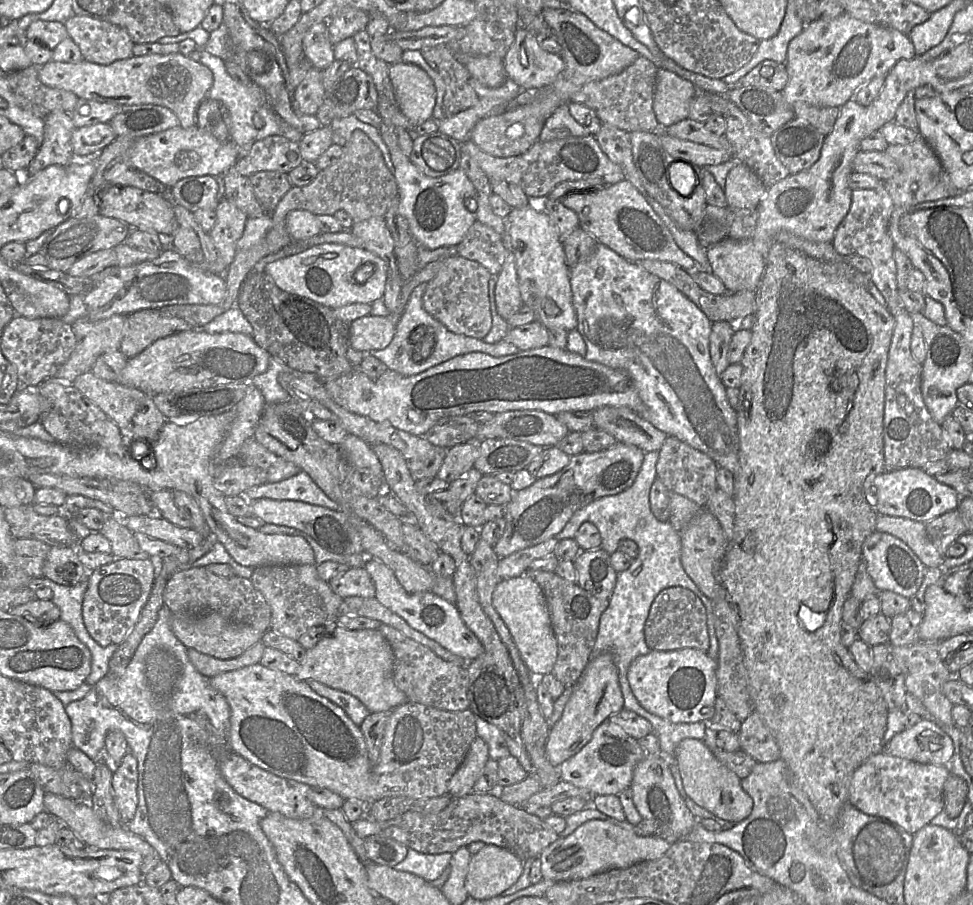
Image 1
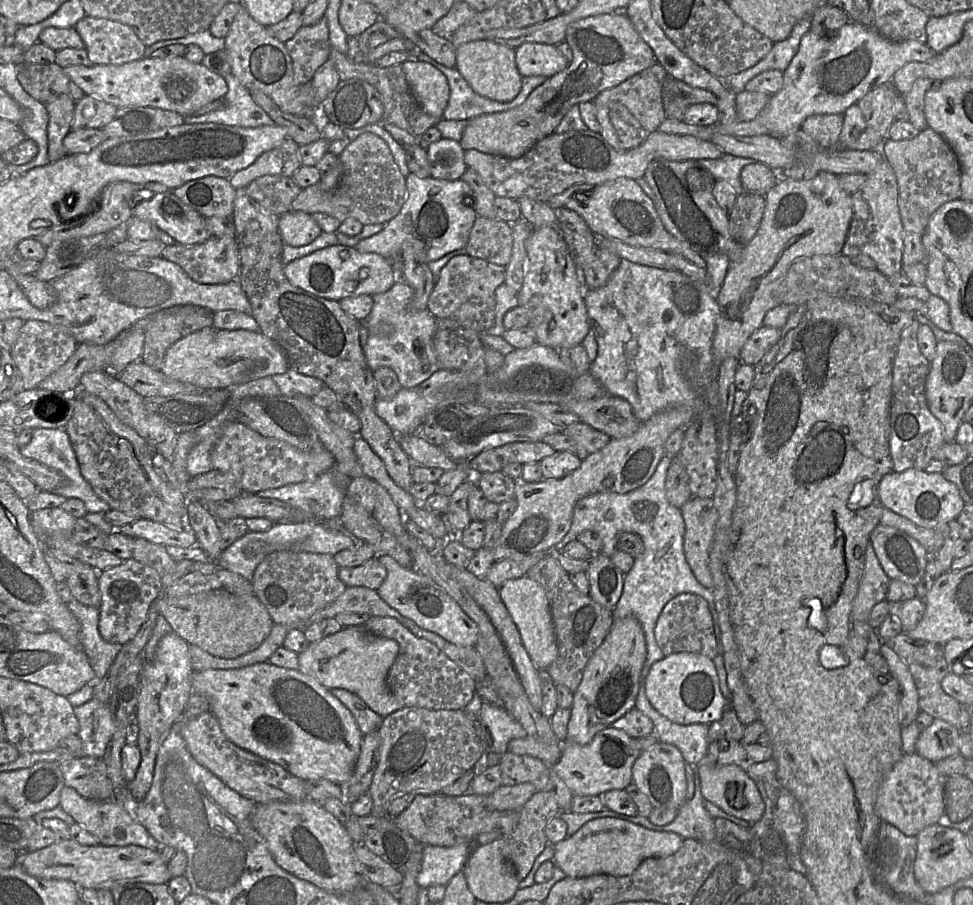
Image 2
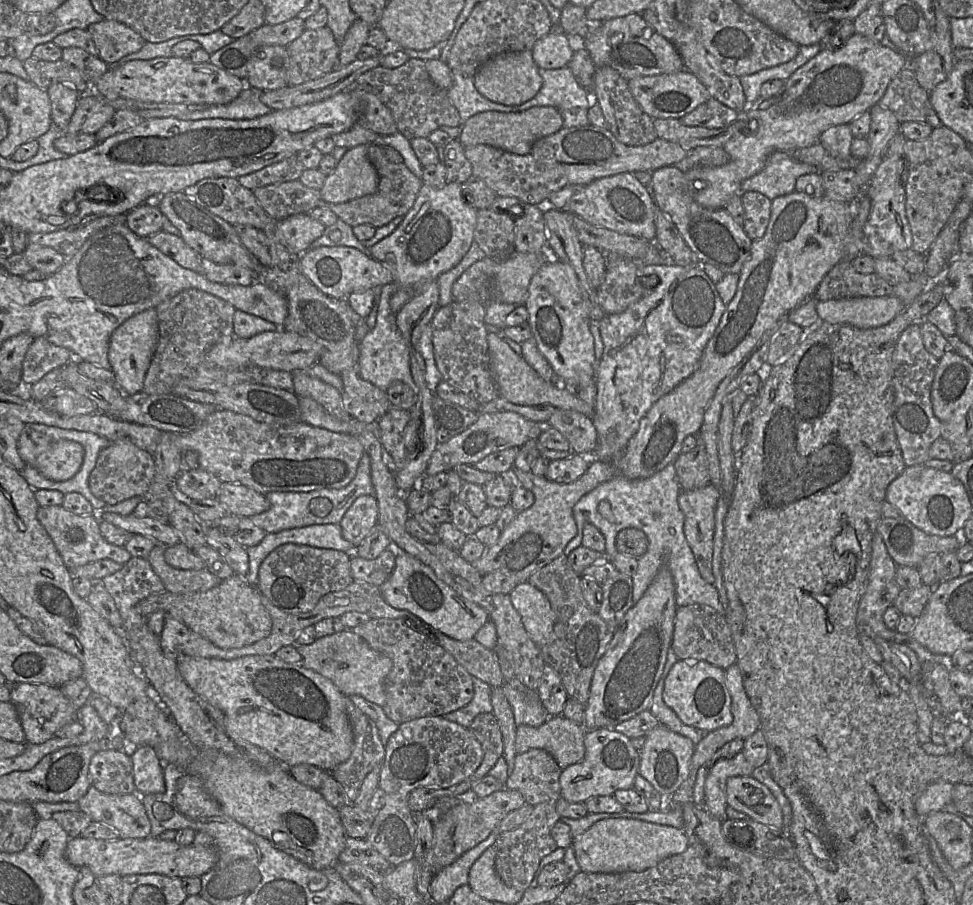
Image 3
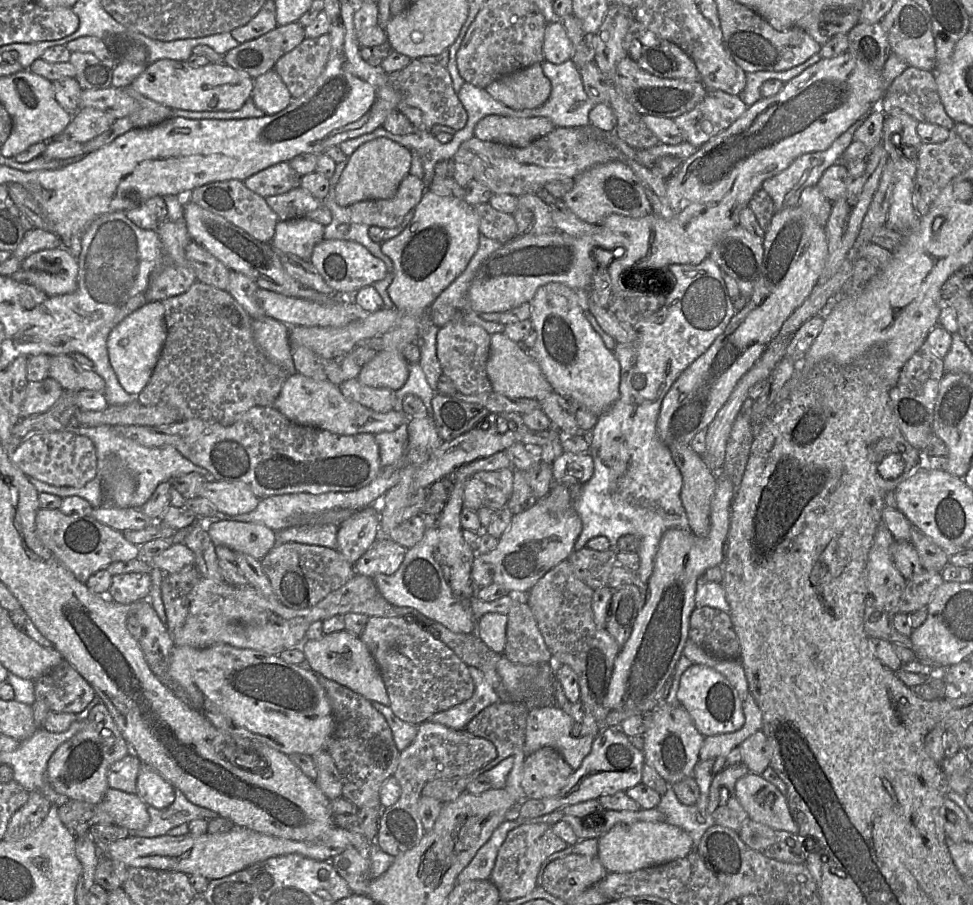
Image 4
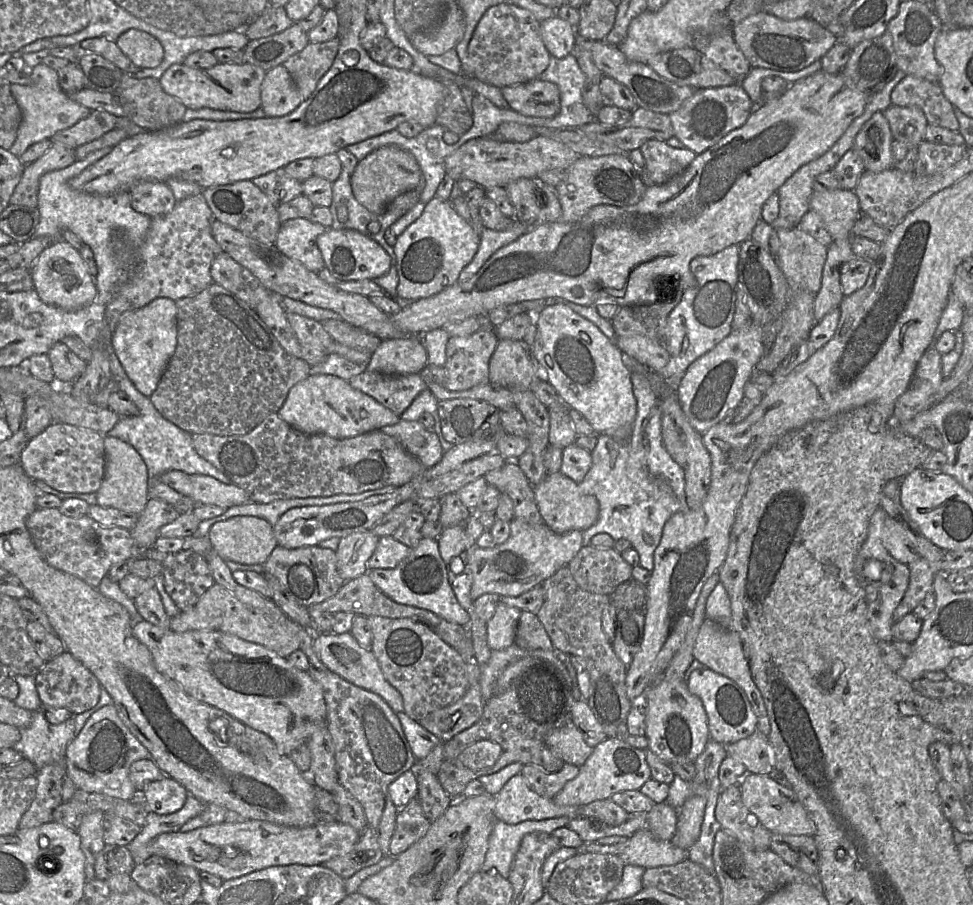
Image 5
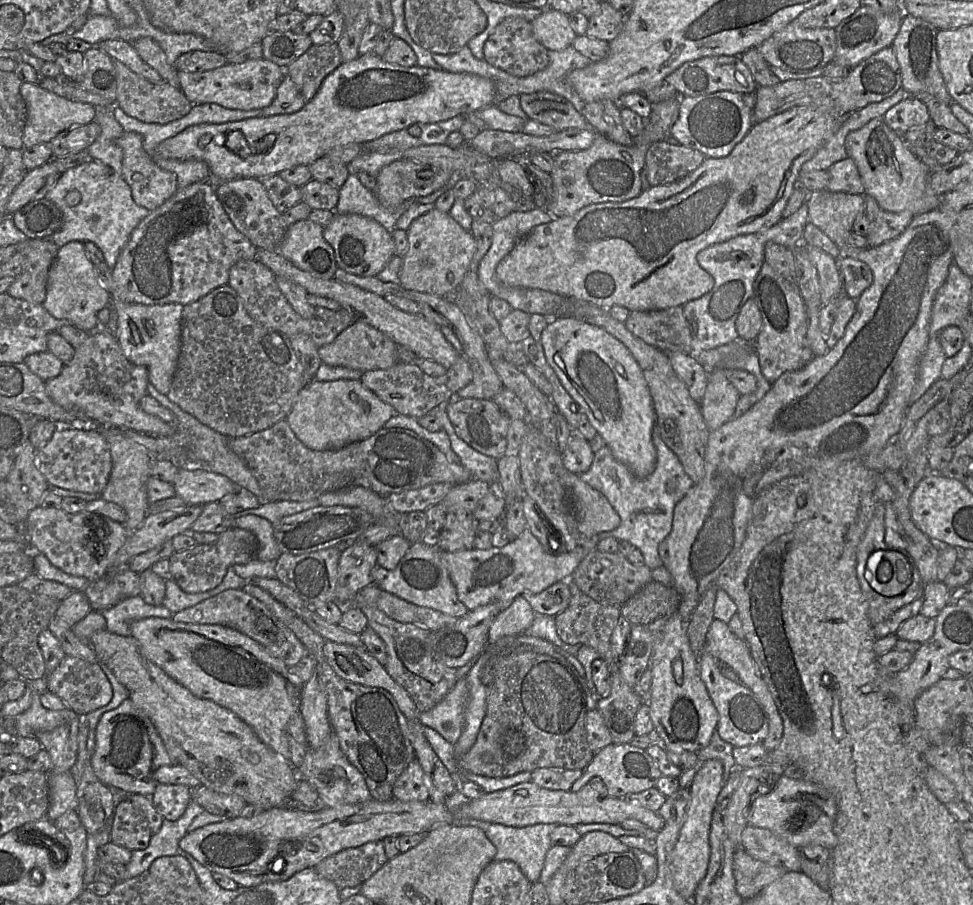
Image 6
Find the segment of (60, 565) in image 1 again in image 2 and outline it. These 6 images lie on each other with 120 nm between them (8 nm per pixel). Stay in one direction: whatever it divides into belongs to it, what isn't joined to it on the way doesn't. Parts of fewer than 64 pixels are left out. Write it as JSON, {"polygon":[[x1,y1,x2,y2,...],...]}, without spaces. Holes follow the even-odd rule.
{"polygon":[[76,563,65,582,73,599,84,605,99,608,101,593,97,570,85,563]]}

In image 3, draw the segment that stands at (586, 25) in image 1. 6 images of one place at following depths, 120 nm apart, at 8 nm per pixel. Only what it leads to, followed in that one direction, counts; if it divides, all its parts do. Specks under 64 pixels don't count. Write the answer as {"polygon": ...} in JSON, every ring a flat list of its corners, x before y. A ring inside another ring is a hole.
{"polygon":[[633,13,624,17,605,21,593,20,594,28,583,38,582,46,590,53,596,66,610,66,617,70,627,81,640,76,670,74,684,69,683,60,675,46,648,25,641,13],[534,106,519,112,486,111,471,116,463,125,458,140,466,148,478,144,490,145,505,151,525,155,533,144,563,127,563,118,552,106]]}

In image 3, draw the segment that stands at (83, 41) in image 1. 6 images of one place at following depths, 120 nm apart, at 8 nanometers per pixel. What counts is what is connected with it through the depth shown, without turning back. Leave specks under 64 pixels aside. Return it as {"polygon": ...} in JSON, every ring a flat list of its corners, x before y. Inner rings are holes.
{"polygon":[[104,19,89,25,86,31,97,47,98,57,108,65,138,52,146,43,139,33,115,20]]}

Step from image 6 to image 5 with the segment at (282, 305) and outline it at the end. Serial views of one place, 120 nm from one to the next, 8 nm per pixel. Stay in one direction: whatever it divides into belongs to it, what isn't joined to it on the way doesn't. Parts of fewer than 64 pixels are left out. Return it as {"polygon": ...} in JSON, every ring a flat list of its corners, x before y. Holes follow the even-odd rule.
{"polygon":[[224,252,214,258,210,272,214,283,235,294,252,309,272,293,248,269]]}

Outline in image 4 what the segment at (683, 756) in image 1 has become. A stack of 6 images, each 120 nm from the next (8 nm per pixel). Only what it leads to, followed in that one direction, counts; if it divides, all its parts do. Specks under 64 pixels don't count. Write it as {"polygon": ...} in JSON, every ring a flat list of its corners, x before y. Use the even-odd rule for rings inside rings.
{"polygon":[[748,773,735,783,735,795,749,819,774,830,798,833,786,796,761,775]]}

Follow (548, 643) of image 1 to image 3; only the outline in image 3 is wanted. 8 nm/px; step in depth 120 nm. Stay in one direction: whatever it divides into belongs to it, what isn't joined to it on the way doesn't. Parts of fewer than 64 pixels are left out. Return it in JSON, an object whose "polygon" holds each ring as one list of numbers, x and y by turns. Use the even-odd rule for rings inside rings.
{"polygon":[[529,581,521,582,509,594,530,638,538,647,553,638,554,612,546,595]]}

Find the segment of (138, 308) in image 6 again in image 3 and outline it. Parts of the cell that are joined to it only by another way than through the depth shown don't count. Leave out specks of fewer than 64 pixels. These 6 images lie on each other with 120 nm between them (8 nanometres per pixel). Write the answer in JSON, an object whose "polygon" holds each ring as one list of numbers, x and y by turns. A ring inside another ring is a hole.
{"polygon":[[149,308,130,317,112,333,108,357,111,370,116,376,116,385,126,396,142,392,158,337,159,327,156,308]]}

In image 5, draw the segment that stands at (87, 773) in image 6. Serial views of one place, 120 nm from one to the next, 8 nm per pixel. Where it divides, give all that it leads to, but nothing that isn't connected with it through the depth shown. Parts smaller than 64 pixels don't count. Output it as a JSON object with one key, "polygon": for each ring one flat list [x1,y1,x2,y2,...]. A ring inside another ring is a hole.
{"polygon":[[99,810,86,814,78,830,81,849,85,855,86,882,96,878,94,869,96,857,106,847,103,839,104,815,105,813]]}

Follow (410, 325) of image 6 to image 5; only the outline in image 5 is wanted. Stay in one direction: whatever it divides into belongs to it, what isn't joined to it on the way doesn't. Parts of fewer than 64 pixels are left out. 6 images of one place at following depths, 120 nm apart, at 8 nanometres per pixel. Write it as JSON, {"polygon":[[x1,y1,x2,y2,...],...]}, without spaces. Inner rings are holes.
{"polygon":[[214,219,212,224,211,224,211,230,212,230,212,235,214,237,214,239,216,240,216,242,219,244,219,246,222,249,222,252,226,253,227,255,229,255,233,260,235,260,237,263,239,263,240,265,242,265,244,268,248,269,260,282,261,284,268,289,270,292,272,292,275,295,280,295,282,297,288,297,291,298,293,300,298,300,301,302,304,302,306,304,309,304,311,306,315,306,315,307,319,307,319,308,324,308,324,309,329,309,332,310,336,313,338,313,341,317,341,319,343,319,344,321,346,321,347,323,358,327,360,329,363,329,364,331,373,334,377,337,379,337,381,340,387,340,387,339,393,339,393,338,402,338,404,336,407,335,412,335,412,334,407,334,407,333,403,333,401,332,399,329,397,329,394,324,391,322,390,320,390,315,386,314,385,312,381,311,379,308,377,308,370,300,367,296,364,295,360,295,360,294,355,294,355,293,348,293,345,291,342,291,340,289,338,289,337,287,325,282,324,280,322,280,317,273,312,272,310,270,308,270,307,268,305,268,302,264,300,264,299,262,287,257,285,254,283,254,277,247,276,244,265,244,262,243,260,241,257,241,255,239,252,239,248,236,246,236,245,234,243,234,242,232,232,228,229,225,226,225,224,223,222,223,221,221]]}

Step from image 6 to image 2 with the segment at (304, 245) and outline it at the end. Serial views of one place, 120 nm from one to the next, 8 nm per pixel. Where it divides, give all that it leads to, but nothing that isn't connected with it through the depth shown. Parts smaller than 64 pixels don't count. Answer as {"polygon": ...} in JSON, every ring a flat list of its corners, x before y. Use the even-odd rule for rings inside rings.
{"polygon":[[290,210,279,216,279,232,285,244,300,247,313,242,322,229,311,214]]}

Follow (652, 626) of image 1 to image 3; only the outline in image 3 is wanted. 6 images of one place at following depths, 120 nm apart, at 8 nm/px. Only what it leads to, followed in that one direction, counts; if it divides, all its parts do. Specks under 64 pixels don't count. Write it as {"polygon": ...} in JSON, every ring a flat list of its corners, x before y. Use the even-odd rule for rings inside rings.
{"polygon":[[702,604,677,607,670,649,679,660,706,661,723,670,736,662,731,630,725,616]]}

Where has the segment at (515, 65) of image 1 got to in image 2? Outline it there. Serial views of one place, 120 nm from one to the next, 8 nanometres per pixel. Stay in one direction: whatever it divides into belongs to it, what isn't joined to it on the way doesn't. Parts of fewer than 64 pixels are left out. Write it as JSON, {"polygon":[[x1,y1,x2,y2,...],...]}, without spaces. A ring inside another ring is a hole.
{"polygon":[[528,42,516,50,516,65,522,77,551,77,567,68,567,61,556,45]]}

